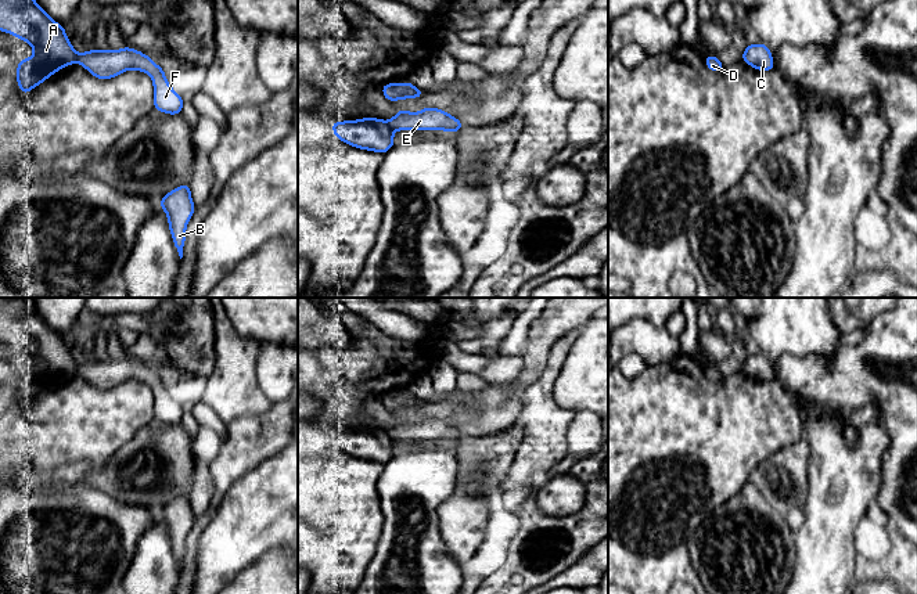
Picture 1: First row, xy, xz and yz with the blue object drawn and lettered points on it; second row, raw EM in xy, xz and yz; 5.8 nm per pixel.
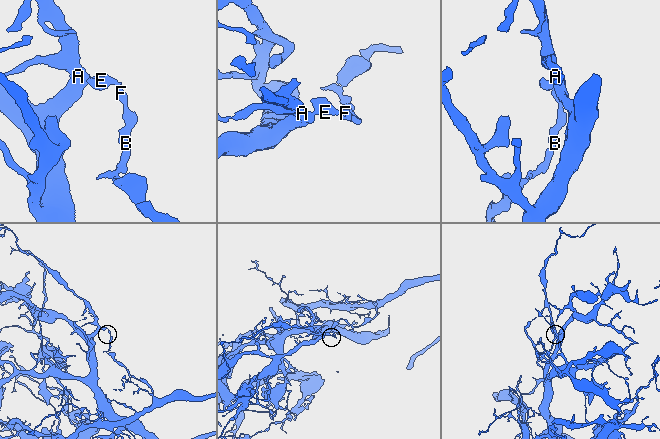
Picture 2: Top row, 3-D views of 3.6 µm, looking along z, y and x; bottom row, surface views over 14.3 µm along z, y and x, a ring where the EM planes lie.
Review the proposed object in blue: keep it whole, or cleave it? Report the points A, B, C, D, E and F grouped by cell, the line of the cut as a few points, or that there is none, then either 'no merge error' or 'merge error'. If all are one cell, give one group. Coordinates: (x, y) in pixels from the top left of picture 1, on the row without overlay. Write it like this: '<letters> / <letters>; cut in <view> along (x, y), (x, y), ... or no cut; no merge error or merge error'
A C / B D E F; cut in xz along (385, 432), (392, 440); merge error

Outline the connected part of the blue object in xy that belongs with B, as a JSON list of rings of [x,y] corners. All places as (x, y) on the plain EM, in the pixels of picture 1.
[[[190,494],[172,500],[161,510],[159,516],[168,525],[169,540],[181,569],[186,550],[186,536],[195,521],[191,510]]]

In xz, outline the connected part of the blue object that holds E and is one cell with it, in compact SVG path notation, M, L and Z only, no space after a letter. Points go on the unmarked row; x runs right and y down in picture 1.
M425 417L422 421L413 424L400 420L386 433L392 440L446 440L456 443L464 438L458 429L449 425L447 422Z

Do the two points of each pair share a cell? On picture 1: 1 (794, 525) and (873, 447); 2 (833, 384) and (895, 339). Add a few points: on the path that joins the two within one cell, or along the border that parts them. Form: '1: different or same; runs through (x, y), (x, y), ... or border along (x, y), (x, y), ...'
1: different; border along (802, 510), (802, 525), (794, 533)
2: same; runs through (848, 368), (865, 352), (880, 352)

